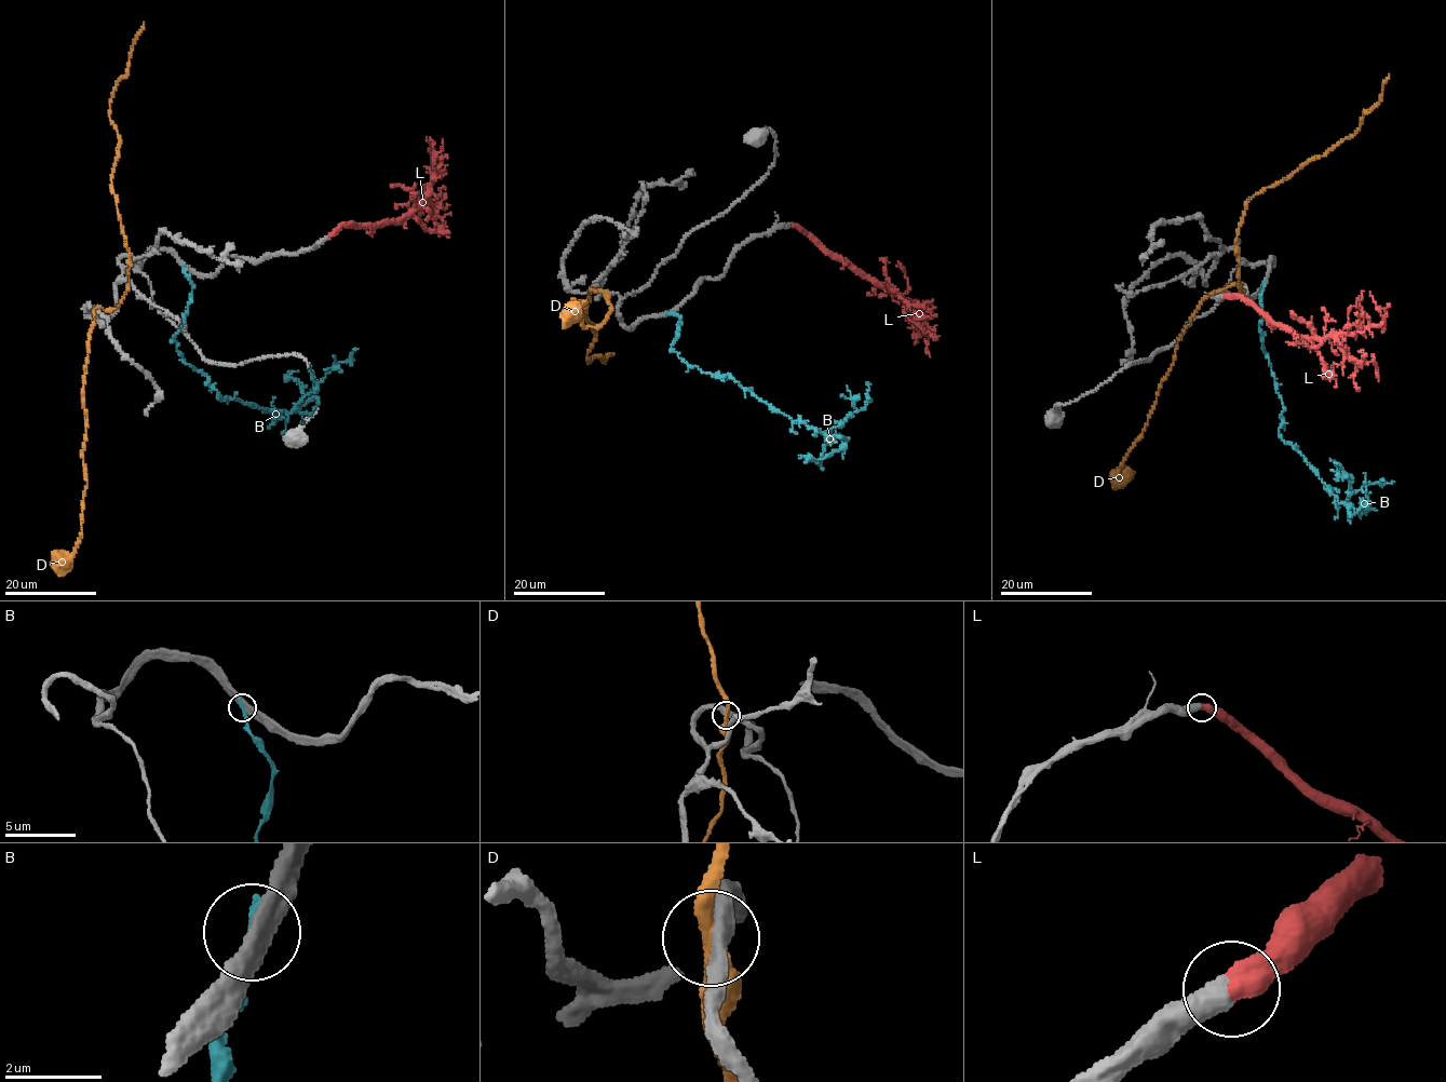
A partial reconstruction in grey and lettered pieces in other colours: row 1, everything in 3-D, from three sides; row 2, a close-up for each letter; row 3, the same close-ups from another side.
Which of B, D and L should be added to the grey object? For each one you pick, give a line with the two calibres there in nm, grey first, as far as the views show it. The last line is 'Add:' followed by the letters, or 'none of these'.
L: Thickness 500 nm (grey) against 550 nm
Add: L

